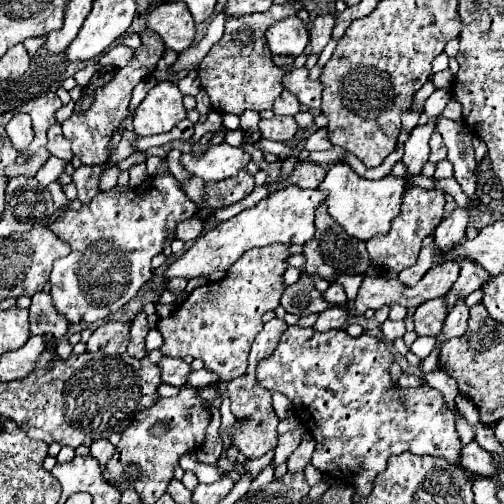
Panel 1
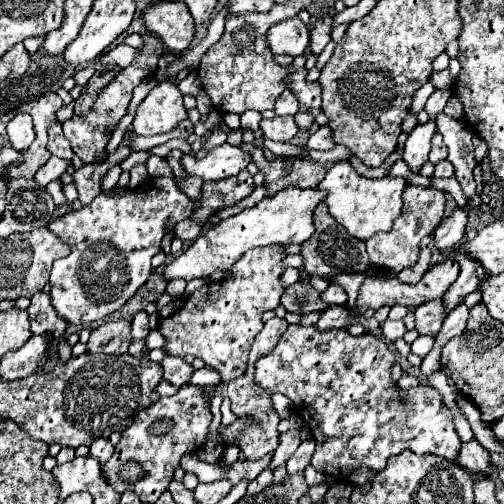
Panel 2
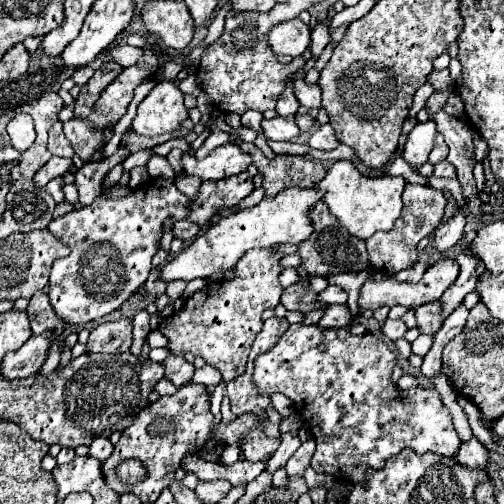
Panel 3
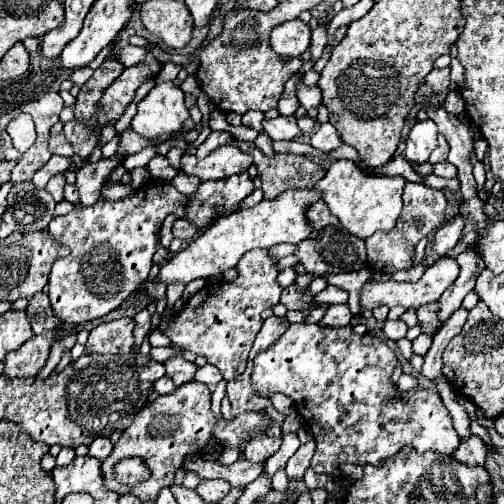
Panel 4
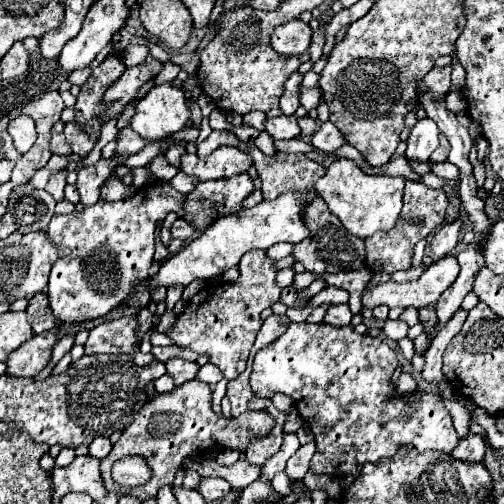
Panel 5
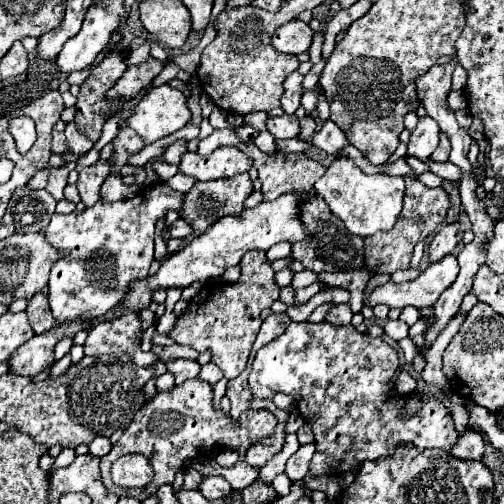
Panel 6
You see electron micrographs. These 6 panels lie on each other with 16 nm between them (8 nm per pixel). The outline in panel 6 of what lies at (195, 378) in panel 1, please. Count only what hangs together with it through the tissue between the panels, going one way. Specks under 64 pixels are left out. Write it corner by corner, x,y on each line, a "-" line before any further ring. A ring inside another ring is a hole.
212,362
204,364
204,366
200,368
200,372
198,372
198,378
200,378
200,380
204,380
204,382
208,382
210,386
214,386
222,376
224,376
224,374
222,374
222,370
220,370
216,364
212,364

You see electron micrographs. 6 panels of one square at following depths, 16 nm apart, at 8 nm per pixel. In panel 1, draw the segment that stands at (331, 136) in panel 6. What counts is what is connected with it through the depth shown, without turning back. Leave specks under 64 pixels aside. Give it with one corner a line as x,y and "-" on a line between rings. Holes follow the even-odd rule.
326,128
312,132
308,136
308,140
306,140
306,150
308,152
314,152
314,150
330,150
330,148
332,148
332,144
330,144
330,140
326,136

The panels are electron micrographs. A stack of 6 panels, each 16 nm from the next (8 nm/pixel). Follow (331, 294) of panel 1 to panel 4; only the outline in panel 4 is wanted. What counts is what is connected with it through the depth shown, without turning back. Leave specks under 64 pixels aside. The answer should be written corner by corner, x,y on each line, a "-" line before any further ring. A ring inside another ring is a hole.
328,286
326,290
322,290
316,300
316,304
346,304
348,302
348,292
338,288
338,286

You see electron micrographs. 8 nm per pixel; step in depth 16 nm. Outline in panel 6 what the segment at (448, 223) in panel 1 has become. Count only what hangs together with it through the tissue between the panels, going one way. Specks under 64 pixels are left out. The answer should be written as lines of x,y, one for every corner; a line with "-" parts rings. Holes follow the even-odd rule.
454,222
454,224
442,226
434,234
434,238
432,238
430,246
428,246
430,262
440,260
440,258
444,258
446,254
450,254
454,250
454,246
458,244
458,232
460,232
460,222

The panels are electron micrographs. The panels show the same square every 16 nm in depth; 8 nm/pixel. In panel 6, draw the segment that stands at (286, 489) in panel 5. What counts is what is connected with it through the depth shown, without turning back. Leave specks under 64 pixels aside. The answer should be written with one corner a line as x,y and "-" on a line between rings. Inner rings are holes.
285,472
278,474
271,485
280,496
289,494
292,482
287,477

